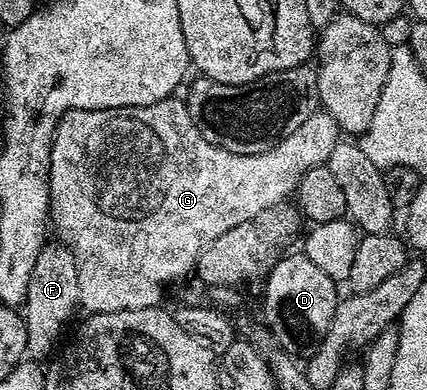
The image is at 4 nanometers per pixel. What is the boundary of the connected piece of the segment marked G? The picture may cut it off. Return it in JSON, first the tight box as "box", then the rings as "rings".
{"box":[49,96,339,314],"rings":[[[170,96],[161,102],[146,106],[124,106],[123,108],[107,108],[106,110],[69,110],[61,117],[53,133],[51,156],[49,157],[49,208],[51,222],[61,235],[60,241],[73,251],[78,268],[78,303],[80,309],[89,314],[106,314],[107,312],[123,312],[135,308],[156,306],[165,294],[165,285],[168,282],[177,282],[188,274],[194,273],[197,257],[223,232],[231,232],[243,220],[251,220],[263,208],[274,206],[276,202],[284,202],[294,193],[301,178],[316,166],[326,165],[332,149],[339,141],[337,121],[331,115],[318,112],[307,116],[291,136],[279,140],[275,148],[267,148],[267,152],[258,154],[236,154],[227,152],[227,148],[219,148],[211,144],[211,140],[203,140],[203,136],[195,128],[191,116],[187,112],[184,101],[180,97]]]}

